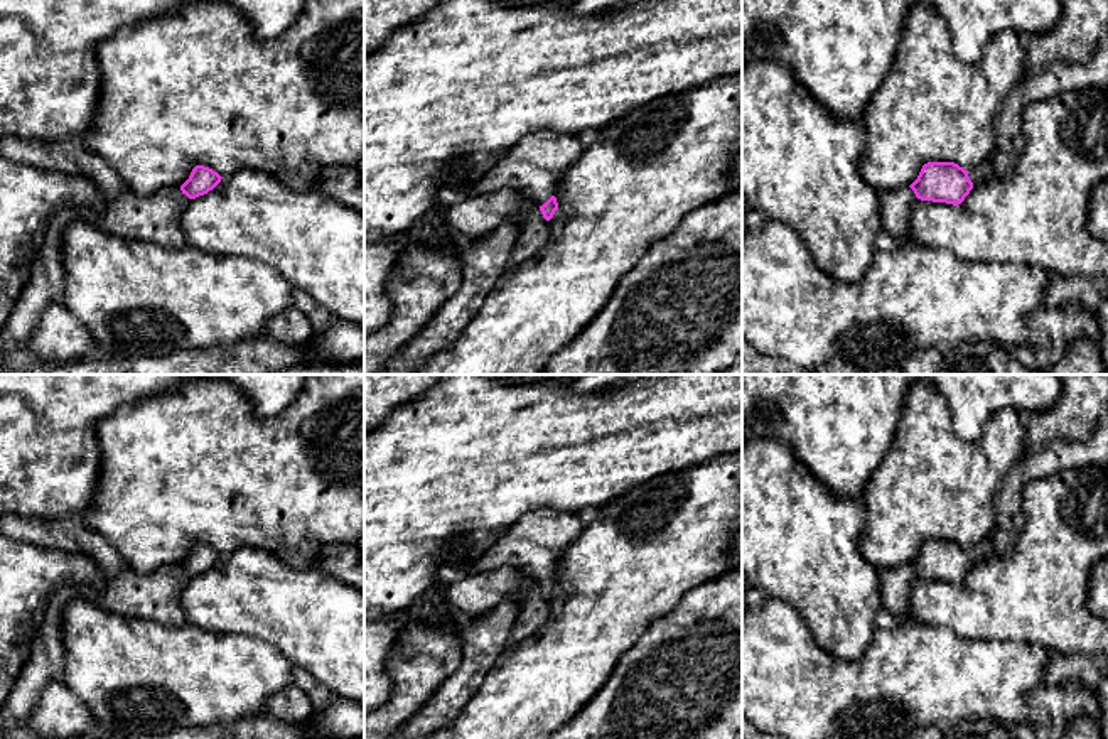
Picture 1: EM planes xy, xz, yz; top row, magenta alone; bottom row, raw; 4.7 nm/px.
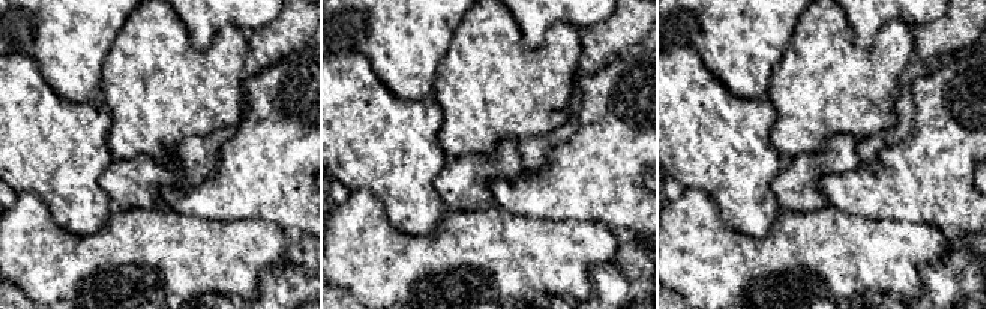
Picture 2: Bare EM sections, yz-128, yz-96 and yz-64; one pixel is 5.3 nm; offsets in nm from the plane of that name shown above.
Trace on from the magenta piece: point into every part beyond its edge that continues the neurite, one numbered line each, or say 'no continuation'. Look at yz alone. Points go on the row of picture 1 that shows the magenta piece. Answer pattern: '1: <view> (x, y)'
1: yz (982, 172)
2: yz (896, 206)

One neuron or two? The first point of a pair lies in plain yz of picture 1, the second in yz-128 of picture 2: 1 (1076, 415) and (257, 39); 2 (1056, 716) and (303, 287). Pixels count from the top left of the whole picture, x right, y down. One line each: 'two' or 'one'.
1: one
2: one

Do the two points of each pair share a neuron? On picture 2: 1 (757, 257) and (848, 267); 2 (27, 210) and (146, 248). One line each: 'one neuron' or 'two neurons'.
1: one neuron
2: one neuron

